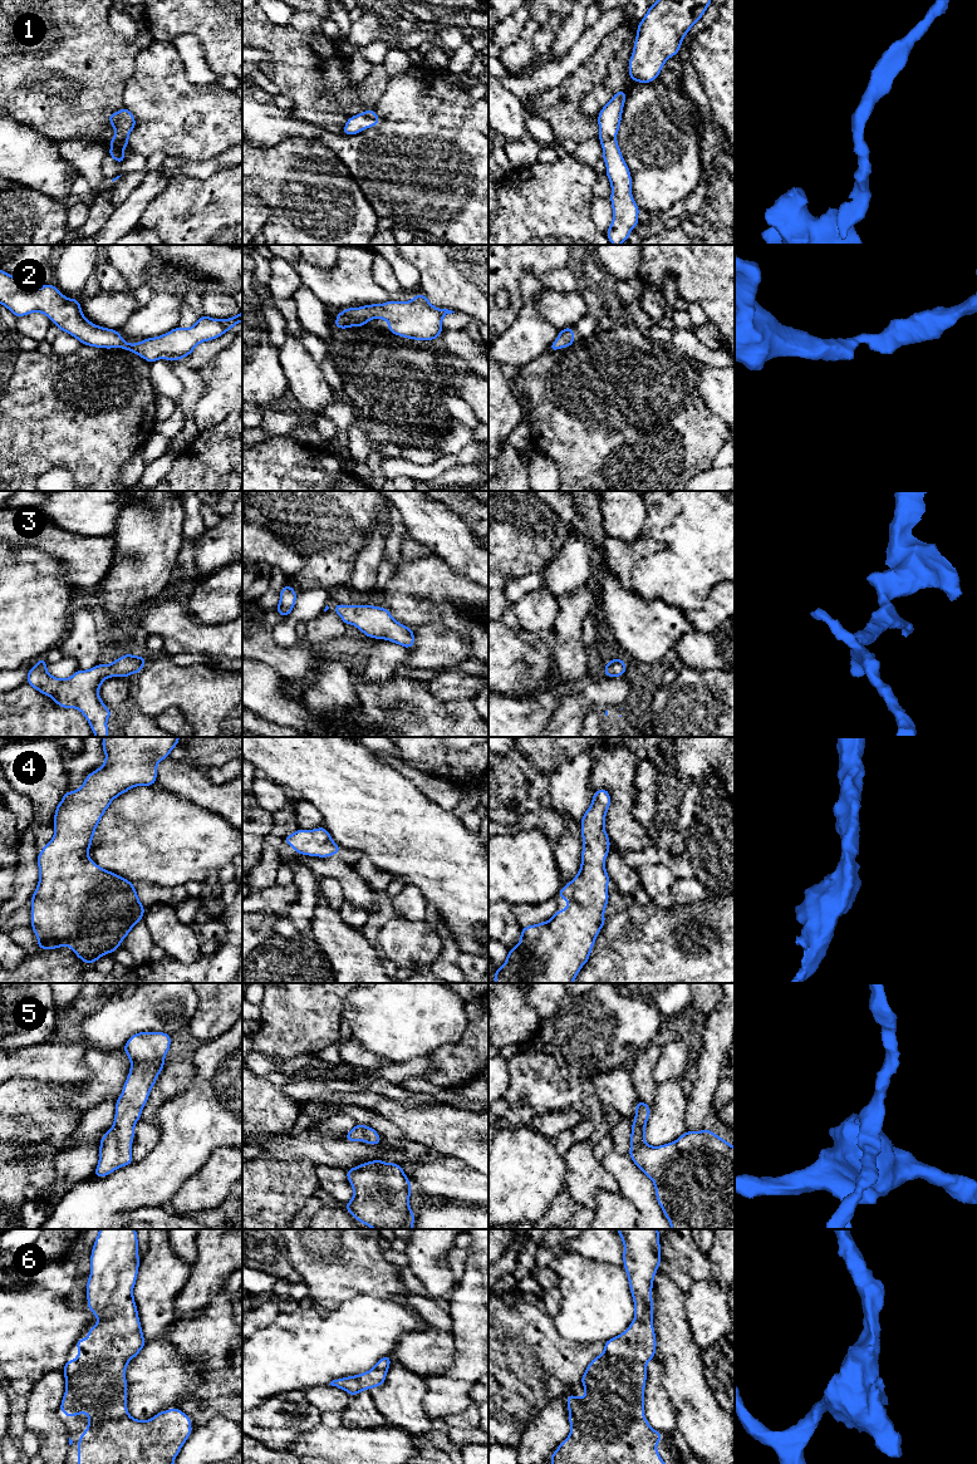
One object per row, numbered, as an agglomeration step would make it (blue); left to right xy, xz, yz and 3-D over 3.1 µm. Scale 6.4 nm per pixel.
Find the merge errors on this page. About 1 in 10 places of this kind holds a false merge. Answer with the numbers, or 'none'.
none

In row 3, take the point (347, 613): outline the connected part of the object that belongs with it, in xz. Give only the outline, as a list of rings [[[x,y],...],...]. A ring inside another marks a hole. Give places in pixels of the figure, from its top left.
[[[335,604],[334,611],[342,618],[345,625],[353,624],[365,637],[391,640],[407,649],[414,645],[413,629],[398,623],[388,609],[354,604]]]

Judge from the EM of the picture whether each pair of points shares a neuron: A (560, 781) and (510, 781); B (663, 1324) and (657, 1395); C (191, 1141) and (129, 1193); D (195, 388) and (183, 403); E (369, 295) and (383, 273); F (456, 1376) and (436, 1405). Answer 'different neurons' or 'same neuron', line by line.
A: different neurons
B: different neurons
C: same neuron
D: same neuron
E: different neurons
F: same neuron

